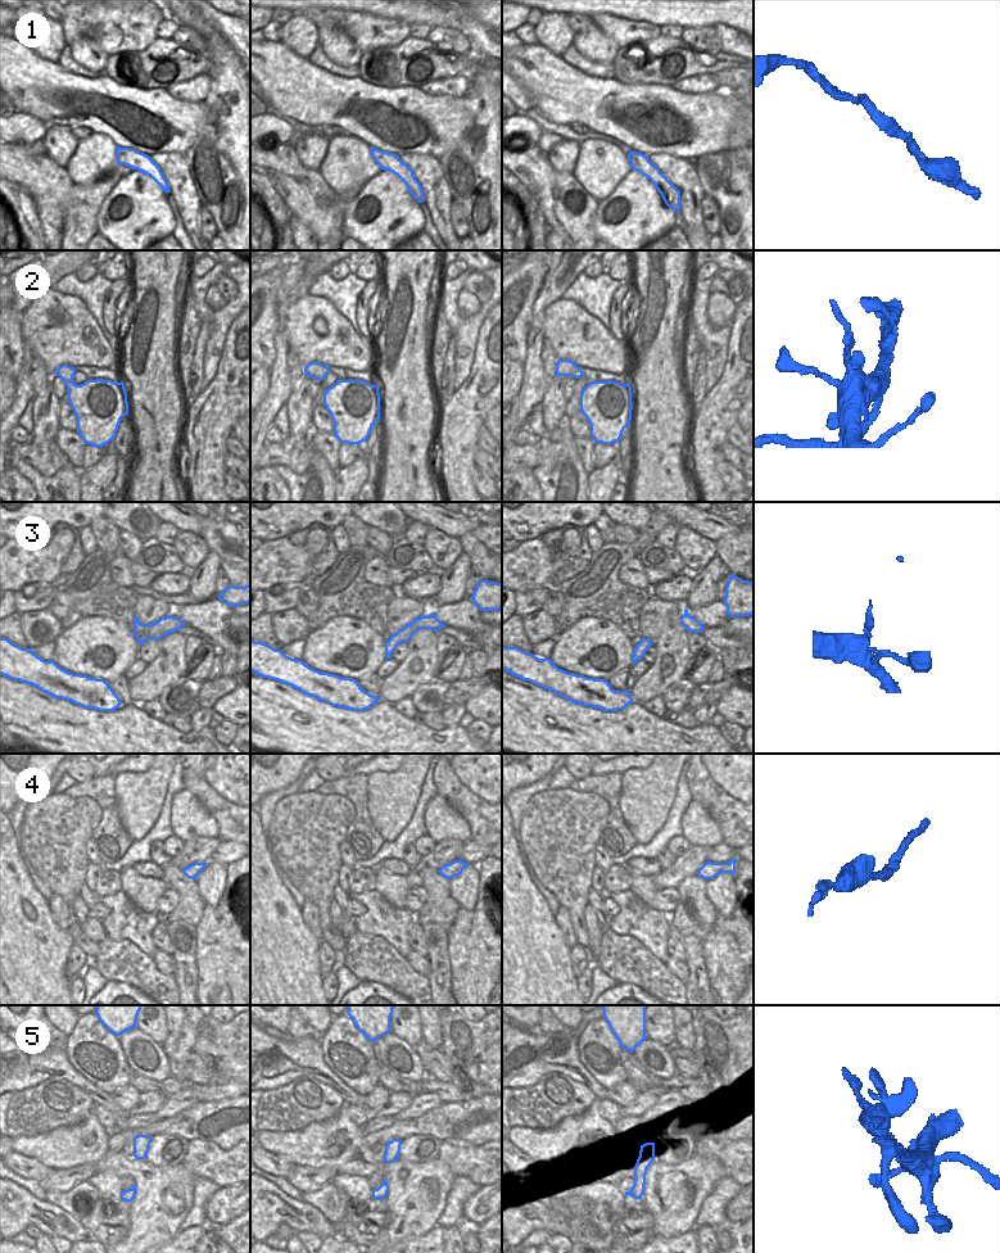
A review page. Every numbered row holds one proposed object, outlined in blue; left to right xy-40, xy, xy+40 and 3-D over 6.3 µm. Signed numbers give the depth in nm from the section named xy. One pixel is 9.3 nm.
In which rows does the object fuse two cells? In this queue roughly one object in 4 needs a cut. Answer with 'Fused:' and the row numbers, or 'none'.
Fused: none

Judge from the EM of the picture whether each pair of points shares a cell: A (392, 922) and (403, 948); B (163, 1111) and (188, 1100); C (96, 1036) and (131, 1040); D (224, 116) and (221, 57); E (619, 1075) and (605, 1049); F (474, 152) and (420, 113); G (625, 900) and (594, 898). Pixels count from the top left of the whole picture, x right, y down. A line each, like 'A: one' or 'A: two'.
A: one
B: one
C: two
D: one
E: one
F: two
G: two

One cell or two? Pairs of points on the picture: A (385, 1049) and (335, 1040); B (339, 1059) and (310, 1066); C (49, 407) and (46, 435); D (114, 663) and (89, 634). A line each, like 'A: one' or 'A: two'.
A: two
B: two
C: one
D: one

